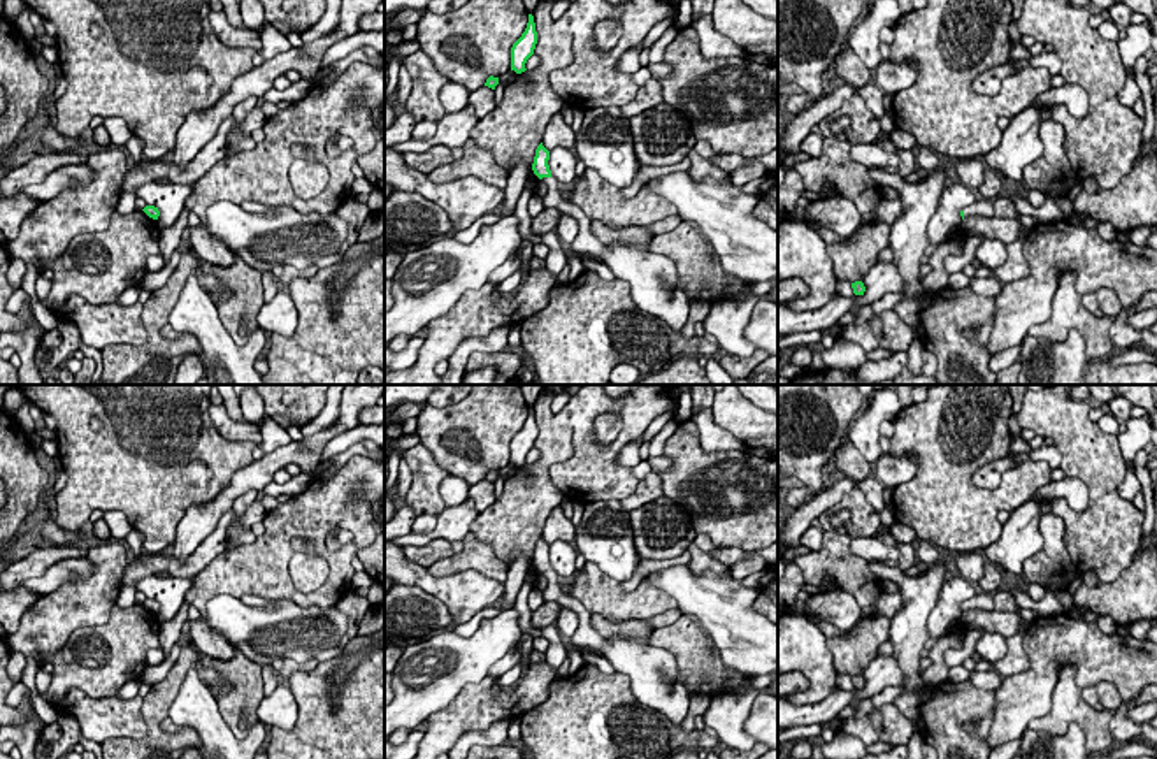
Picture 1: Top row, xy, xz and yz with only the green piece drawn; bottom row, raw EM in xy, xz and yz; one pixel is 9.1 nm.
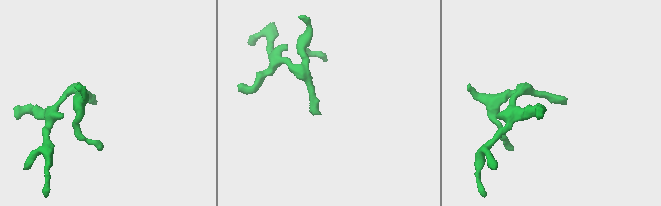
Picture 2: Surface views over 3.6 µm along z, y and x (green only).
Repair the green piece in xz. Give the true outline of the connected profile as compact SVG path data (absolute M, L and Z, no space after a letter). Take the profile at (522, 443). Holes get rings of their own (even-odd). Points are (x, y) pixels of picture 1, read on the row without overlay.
M528 408L528 416L525 425L511 441L511 464L514 464L516 467L527 464L525 457L534 448L535 437L537 437L535 416L534 409Z

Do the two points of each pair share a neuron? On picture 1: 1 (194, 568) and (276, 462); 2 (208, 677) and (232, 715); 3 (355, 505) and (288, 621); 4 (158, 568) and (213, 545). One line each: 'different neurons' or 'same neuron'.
1: different neurons
2: different neurons
3: different neurons
4: same neuron

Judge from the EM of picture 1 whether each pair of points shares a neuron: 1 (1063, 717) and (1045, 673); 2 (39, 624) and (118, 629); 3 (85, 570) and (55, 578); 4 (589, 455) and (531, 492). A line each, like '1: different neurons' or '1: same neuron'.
1: different neurons
2: different neurons
3: same neuron
4: different neurons

